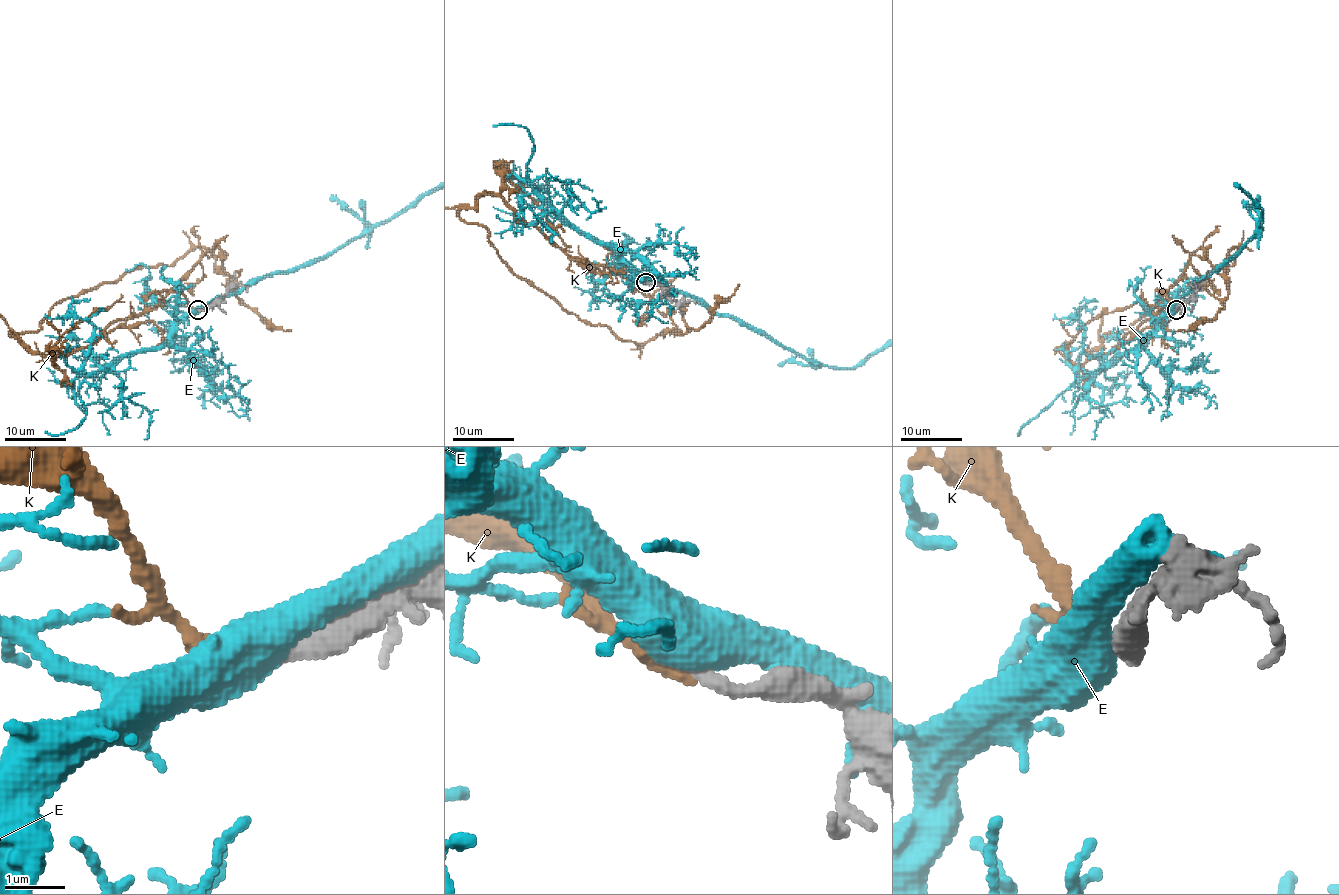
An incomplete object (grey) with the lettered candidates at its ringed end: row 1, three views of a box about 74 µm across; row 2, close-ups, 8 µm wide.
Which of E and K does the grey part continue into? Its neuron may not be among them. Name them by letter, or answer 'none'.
none

